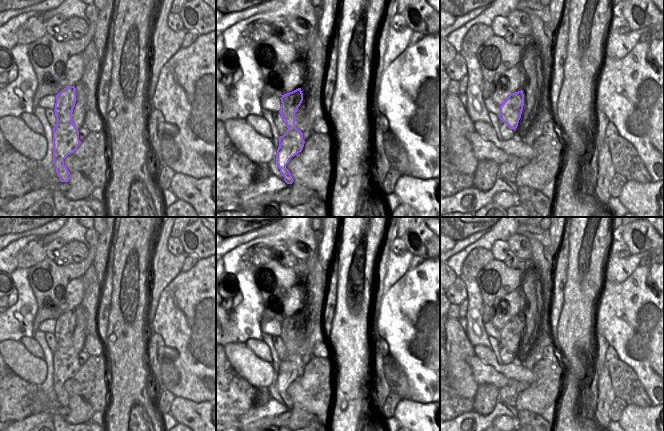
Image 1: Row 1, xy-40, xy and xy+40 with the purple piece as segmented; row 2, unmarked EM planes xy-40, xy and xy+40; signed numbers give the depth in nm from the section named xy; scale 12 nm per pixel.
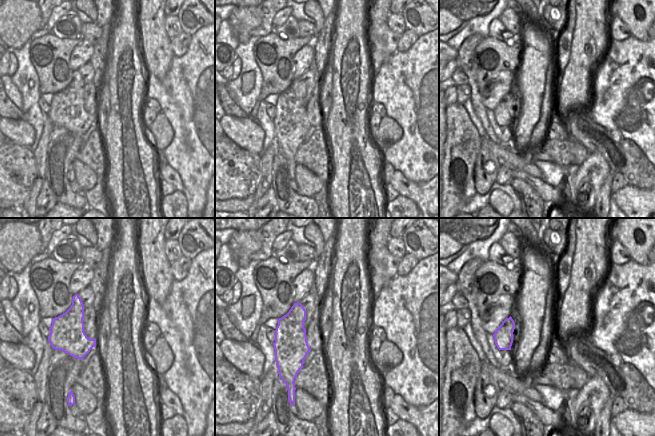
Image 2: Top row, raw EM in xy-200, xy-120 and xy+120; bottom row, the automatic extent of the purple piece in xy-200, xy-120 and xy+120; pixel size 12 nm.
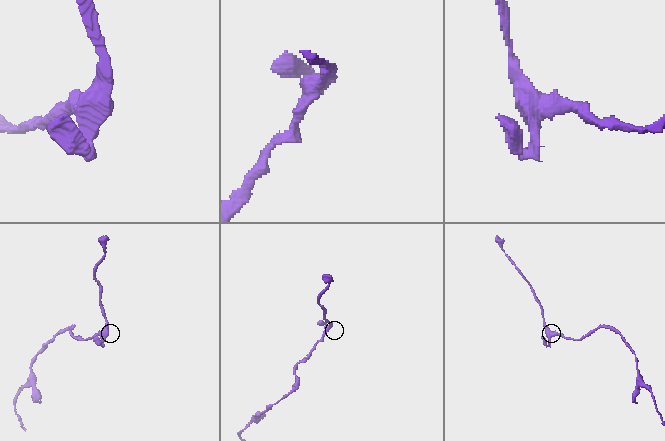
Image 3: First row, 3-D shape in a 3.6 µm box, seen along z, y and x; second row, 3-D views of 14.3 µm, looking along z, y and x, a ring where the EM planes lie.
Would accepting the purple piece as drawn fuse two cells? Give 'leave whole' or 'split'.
split

